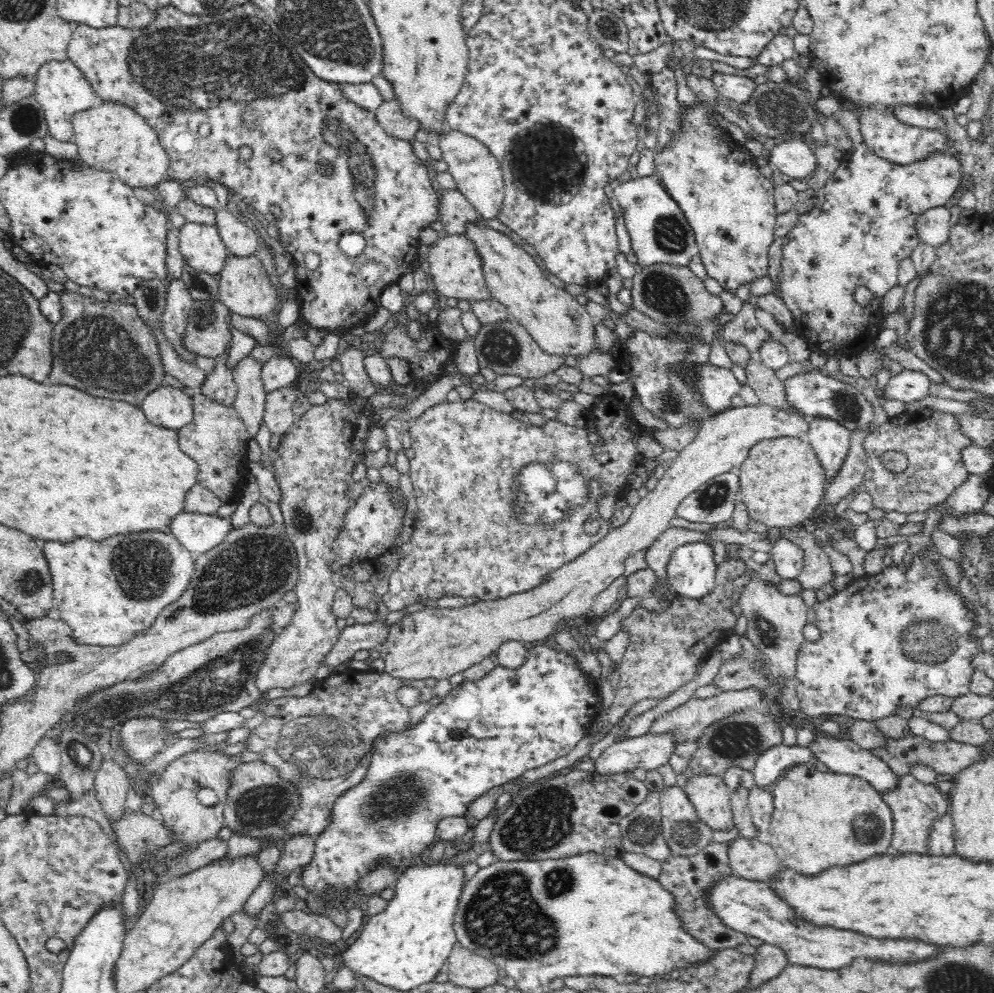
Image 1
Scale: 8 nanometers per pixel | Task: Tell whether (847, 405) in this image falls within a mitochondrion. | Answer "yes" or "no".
yes

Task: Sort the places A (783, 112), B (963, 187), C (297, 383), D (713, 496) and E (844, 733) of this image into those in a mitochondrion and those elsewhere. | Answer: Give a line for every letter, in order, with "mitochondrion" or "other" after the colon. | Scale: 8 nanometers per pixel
A: mitochondrion
B: other
C: other
D: mitochondrion
E: other

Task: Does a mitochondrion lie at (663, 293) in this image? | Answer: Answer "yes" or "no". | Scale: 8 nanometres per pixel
yes

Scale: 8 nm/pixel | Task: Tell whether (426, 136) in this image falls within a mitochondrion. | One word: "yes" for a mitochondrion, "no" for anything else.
no

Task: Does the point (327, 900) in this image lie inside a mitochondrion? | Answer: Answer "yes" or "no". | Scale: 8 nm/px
no

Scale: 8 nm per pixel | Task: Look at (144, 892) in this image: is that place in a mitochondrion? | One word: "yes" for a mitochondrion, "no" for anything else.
no

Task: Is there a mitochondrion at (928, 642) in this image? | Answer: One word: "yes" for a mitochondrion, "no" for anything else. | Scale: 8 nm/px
yes

